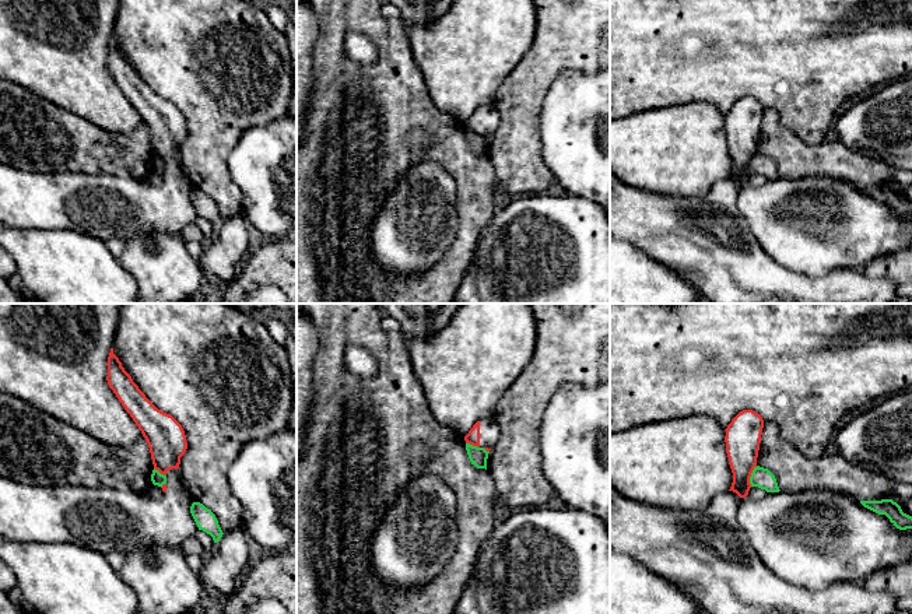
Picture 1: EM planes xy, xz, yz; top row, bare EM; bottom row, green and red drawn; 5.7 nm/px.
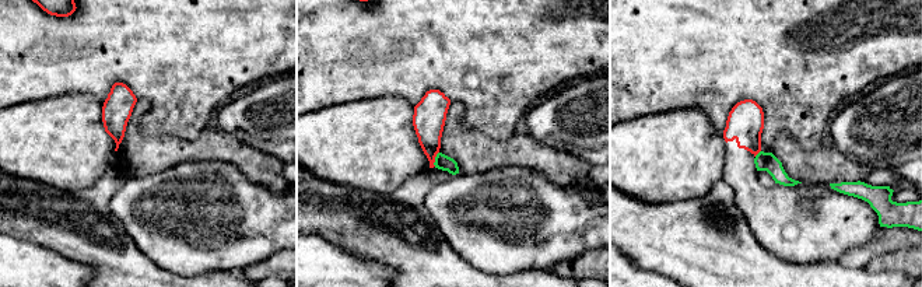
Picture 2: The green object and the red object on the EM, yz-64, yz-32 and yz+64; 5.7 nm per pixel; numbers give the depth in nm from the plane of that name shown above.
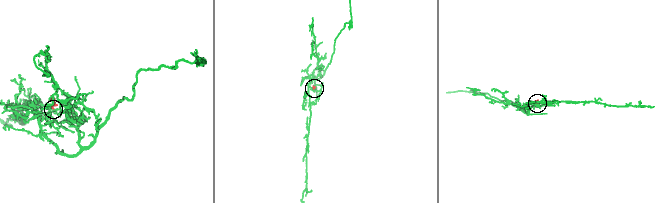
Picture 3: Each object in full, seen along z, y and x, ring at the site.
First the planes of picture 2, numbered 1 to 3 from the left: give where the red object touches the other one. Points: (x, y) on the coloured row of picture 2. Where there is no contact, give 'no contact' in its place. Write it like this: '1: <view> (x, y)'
1: no contact
2: yz-32 (435, 158)
3: yz+64 (759, 153)

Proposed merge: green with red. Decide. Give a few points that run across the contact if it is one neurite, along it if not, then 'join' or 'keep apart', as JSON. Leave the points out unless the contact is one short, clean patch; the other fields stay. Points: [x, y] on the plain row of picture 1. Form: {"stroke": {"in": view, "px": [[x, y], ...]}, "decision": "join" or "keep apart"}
{"stroke": {"in": "yz", "px": [[757, 153], [751, 160], [750, 172]]}, "decision": "keep apart"}

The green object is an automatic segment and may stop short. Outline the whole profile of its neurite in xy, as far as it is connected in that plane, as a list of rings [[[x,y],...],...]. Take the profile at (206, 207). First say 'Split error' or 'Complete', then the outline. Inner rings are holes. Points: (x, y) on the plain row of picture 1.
Complete. [[[193,189],[190,193],[190,200],[199,214],[199,217],[206,218],[210,221],[214,227],[214,229],[220,228],[222,224],[222,217],[218,211],[218,207],[215,201],[207,196],[203,190],[200,189]]]

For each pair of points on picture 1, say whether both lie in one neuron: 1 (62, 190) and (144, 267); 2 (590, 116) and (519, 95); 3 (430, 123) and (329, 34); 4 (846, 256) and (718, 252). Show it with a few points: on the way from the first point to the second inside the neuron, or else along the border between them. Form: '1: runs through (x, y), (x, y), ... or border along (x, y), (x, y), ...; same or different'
1: border along (155, 231), (137, 231), (125, 242); different
2: border along (561, 74), (544, 100), (540, 134); different
3: runs through (400, 104), (379, 101), (342, 63); same
4: border along (749, 227), (757, 242), (774, 259), (796, 272); different

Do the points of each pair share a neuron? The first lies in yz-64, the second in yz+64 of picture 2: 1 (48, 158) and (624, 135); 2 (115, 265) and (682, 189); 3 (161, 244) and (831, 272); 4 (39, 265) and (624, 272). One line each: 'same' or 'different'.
1: same
2: different
3: different
4: same

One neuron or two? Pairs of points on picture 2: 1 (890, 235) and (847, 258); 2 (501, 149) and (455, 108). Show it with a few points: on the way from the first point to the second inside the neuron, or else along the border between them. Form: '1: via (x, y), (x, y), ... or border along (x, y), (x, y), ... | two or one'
1: via (879, 245), (858, 256) | one
2: via (486, 149), (480, 149), (455, 123) | one

